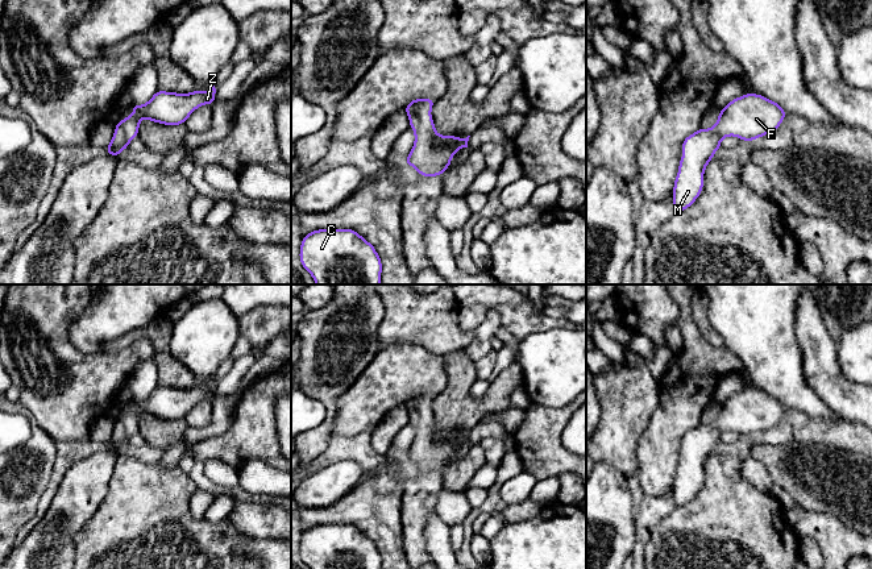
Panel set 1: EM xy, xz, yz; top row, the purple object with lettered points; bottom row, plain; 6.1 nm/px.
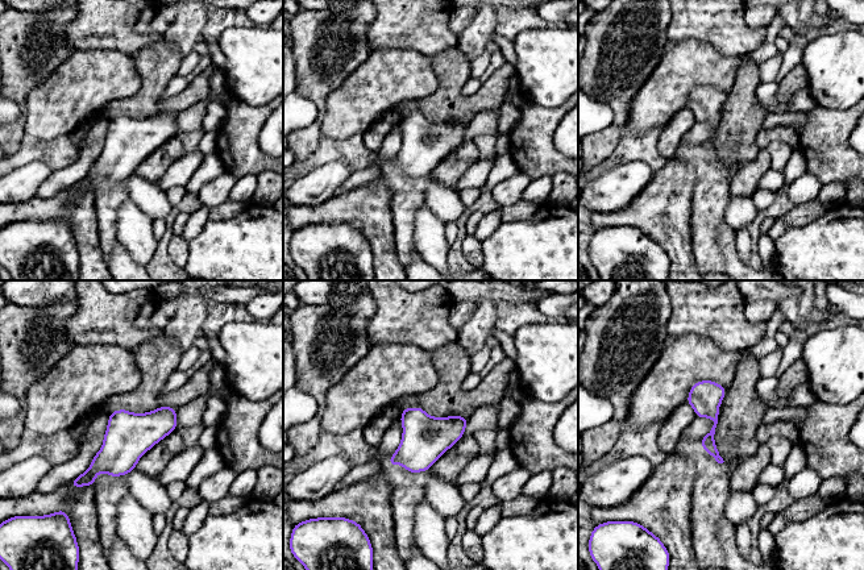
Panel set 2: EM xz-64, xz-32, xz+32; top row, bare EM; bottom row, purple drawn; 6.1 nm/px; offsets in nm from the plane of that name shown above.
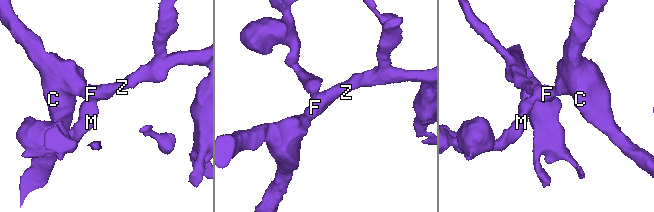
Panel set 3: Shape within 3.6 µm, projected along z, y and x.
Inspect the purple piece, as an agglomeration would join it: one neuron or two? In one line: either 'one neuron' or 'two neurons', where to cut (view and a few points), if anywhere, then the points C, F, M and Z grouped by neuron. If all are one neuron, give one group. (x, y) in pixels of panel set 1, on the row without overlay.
one neuron | no cut | C F M Z

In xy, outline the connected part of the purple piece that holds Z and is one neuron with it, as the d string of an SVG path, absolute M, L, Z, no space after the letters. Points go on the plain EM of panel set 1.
M215 381L209 386L202 387L196 383L191 389L157 386L146 399L132 399L134 407L115 420L113 433L105 447L119 453L119 448L128 444L130 435L138 431L141 414L165 420L180 420L198 402L212 400L215 389Z

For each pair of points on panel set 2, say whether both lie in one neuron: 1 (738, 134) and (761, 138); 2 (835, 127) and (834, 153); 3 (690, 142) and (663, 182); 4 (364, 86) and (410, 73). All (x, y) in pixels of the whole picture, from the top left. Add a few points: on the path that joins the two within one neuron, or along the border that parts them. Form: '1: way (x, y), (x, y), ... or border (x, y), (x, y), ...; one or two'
1: border (761, 129), (755, 140), (757, 149); two
2: way (834, 133), (834, 146); one
3: border (681, 148), (686, 150); two
4: way (376, 86), (391, 75), (398, 75); one

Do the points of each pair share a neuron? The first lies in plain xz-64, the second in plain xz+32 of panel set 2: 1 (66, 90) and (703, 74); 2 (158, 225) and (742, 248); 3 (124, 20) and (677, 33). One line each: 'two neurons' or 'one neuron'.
1: one neuron
2: one neuron
3: one neuron

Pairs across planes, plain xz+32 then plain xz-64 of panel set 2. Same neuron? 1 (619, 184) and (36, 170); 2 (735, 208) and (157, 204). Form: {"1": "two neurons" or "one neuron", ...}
{"1": "one neuron", "2": "one neuron"}

